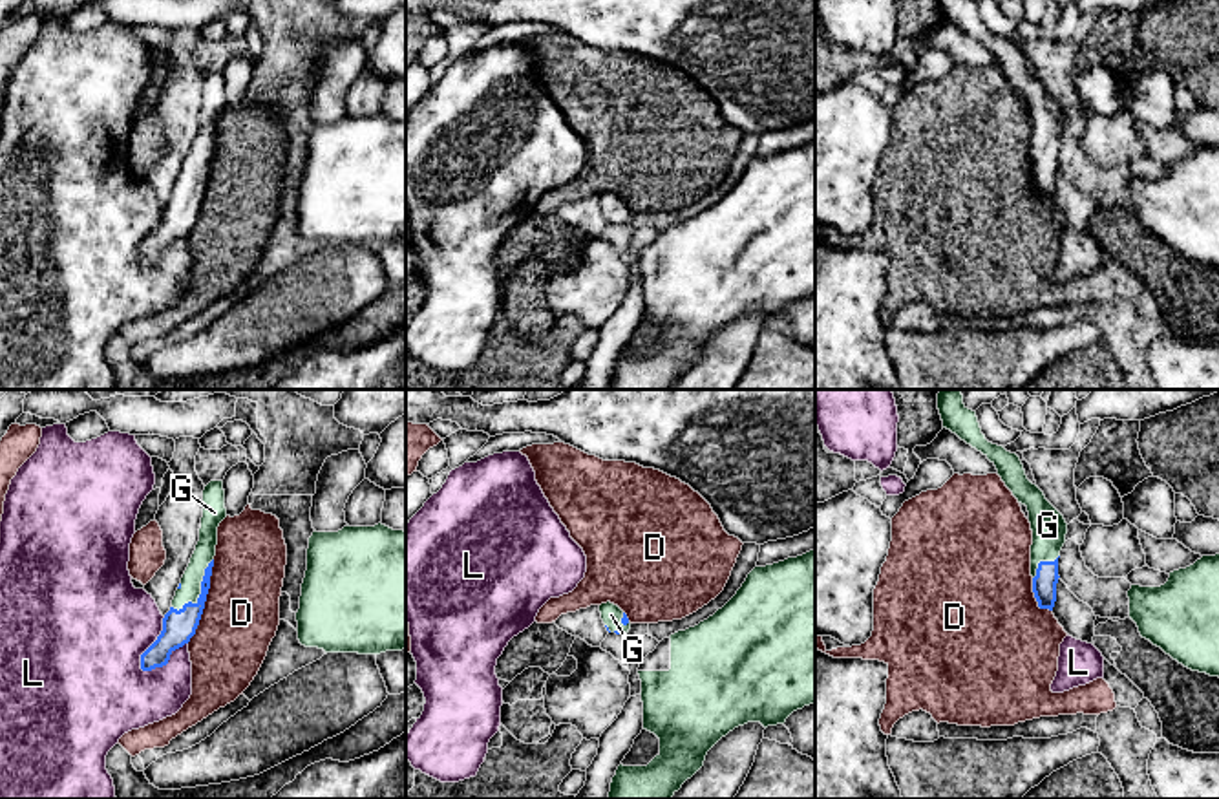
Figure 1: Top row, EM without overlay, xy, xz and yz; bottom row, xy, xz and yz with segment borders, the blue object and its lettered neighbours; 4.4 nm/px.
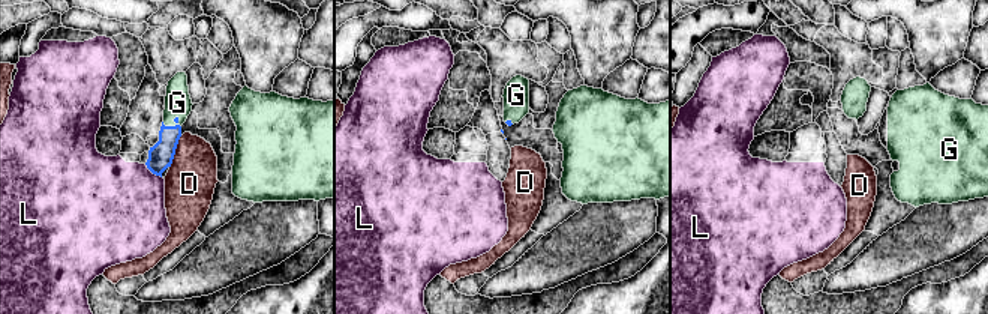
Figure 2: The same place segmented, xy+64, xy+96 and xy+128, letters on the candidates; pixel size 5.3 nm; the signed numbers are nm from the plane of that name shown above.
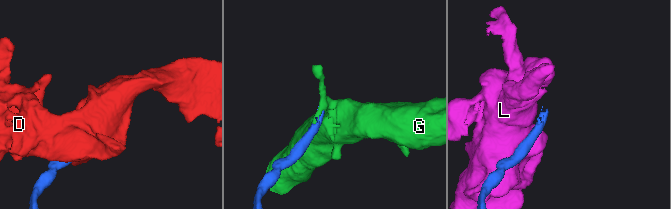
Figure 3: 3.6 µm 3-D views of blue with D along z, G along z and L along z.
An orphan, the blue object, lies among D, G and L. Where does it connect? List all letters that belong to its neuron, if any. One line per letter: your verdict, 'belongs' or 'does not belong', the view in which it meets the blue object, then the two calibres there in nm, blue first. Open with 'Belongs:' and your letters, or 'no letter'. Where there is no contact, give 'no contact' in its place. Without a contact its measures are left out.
Belongs: G
D: does not belong; meets blue in xy; 140 nm thick on the blue side, 340 nm on the other
G: belongs; meets blue in xy; 140 nm thick on the blue side, 100 nm on the other
L: does not belong; meets blue in xy; 140 nm thick on the blue side, 460 nm on the other

